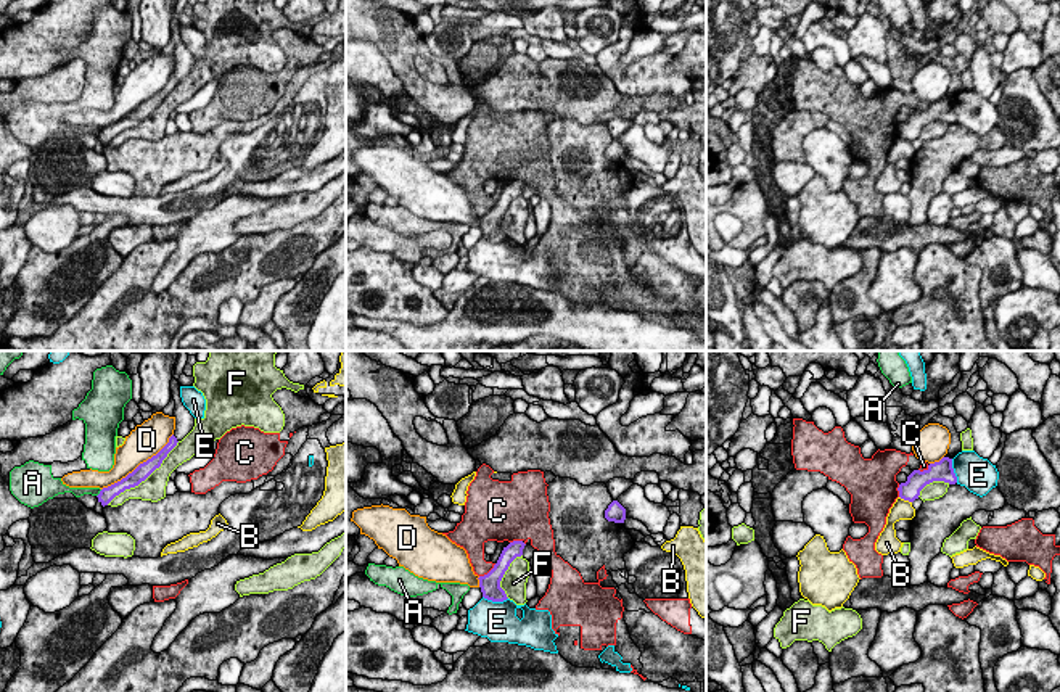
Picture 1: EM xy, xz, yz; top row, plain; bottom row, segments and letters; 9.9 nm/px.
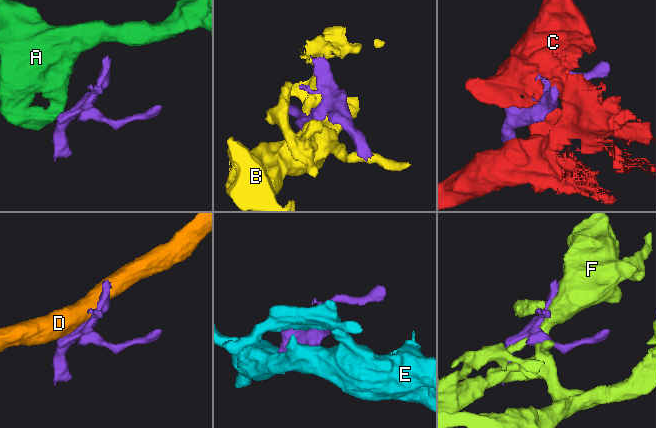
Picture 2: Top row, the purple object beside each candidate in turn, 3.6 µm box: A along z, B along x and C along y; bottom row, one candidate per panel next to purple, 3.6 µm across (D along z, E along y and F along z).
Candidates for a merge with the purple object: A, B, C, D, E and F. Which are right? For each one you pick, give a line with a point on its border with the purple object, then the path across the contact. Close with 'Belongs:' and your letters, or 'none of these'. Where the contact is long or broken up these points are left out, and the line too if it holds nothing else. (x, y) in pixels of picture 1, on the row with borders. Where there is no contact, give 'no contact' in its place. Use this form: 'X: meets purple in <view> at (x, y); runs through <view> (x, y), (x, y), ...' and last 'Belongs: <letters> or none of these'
Belongs: none of these

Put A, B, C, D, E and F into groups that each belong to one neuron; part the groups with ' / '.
A / B / C / D / E / F

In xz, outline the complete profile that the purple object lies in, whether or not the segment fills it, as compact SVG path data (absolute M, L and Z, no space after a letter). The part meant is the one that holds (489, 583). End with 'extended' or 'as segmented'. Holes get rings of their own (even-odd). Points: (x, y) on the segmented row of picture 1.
M523 541L510 542L507 547L503 547L494 568L487 575L478 578L484 599L492 600L492 602L503 602L508 599L505 591L500 587L500 581L505 571L508 570L510 563L516 557L523 555L524 546L526 544Z; as segmented

